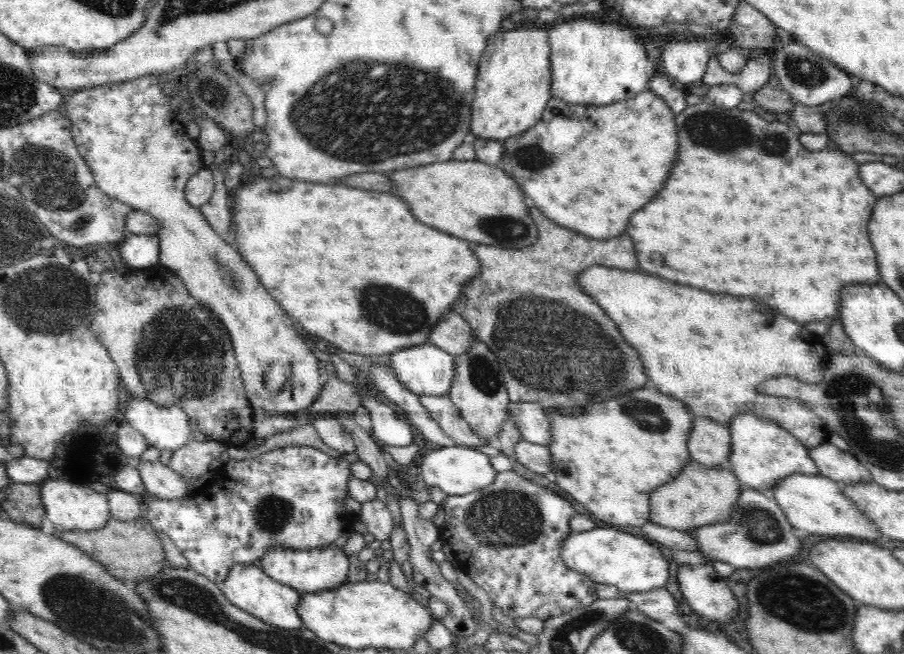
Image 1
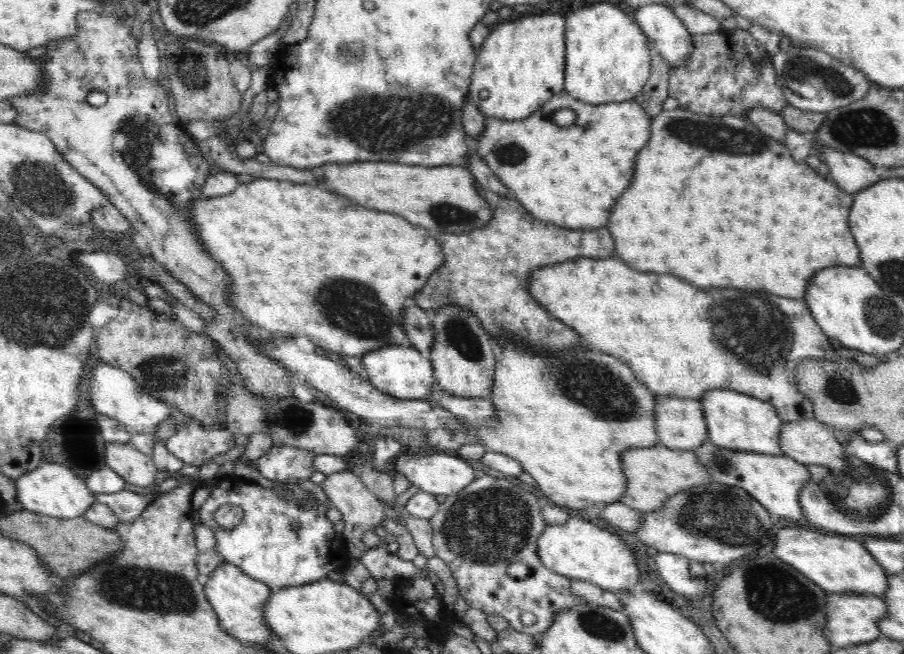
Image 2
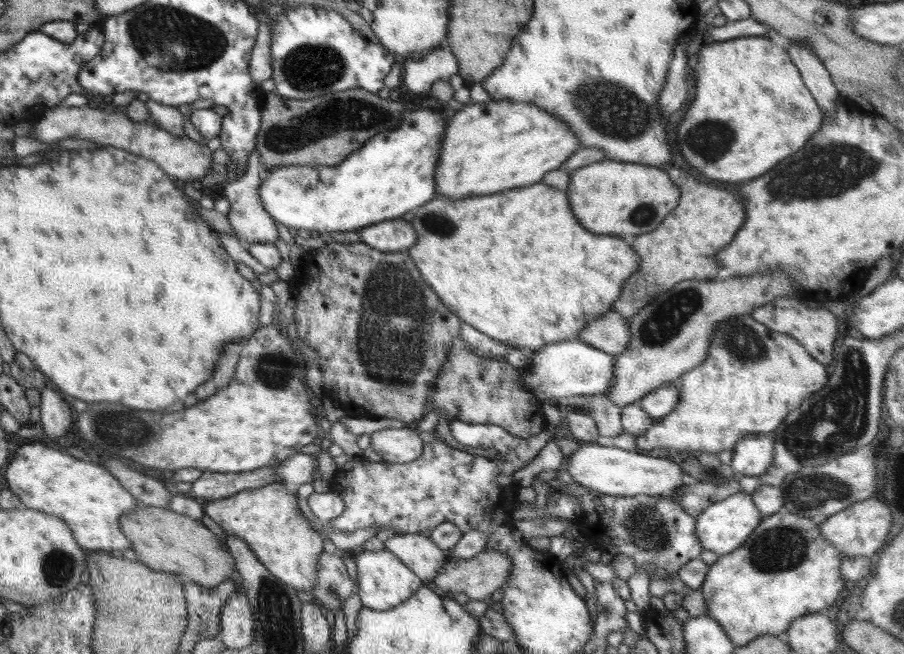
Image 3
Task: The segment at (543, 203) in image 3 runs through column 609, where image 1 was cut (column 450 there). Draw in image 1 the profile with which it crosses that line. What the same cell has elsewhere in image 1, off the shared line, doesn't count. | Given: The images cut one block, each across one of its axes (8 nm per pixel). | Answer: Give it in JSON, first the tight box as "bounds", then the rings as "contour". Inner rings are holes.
{"bounds":[231,176,480,358],"contour":[[[276,176],[260,178],[250,184],[244,184],[234,193],[234,224],[231,237],[236,242],[240,256],[256,271],[260,283],[266,286],[272,297],[282,305],[282,309],[297,320],[301,332],[308,337],[323,339],[335,348],[344,352],[363,354],[367,358],[392,354],[402,348],[414,347],[428,343],[428,336],[436,322],[452,311],[452,304],[460,298],[462,290],[476,274],[480,274],[480,261],[474,255],[472,243],[466,239],[454,238],[440,230],[434,230],[418,222],[410,206],[398,195],[385,192],[370,192],[342,184],[320,184],[288,177]]]}

